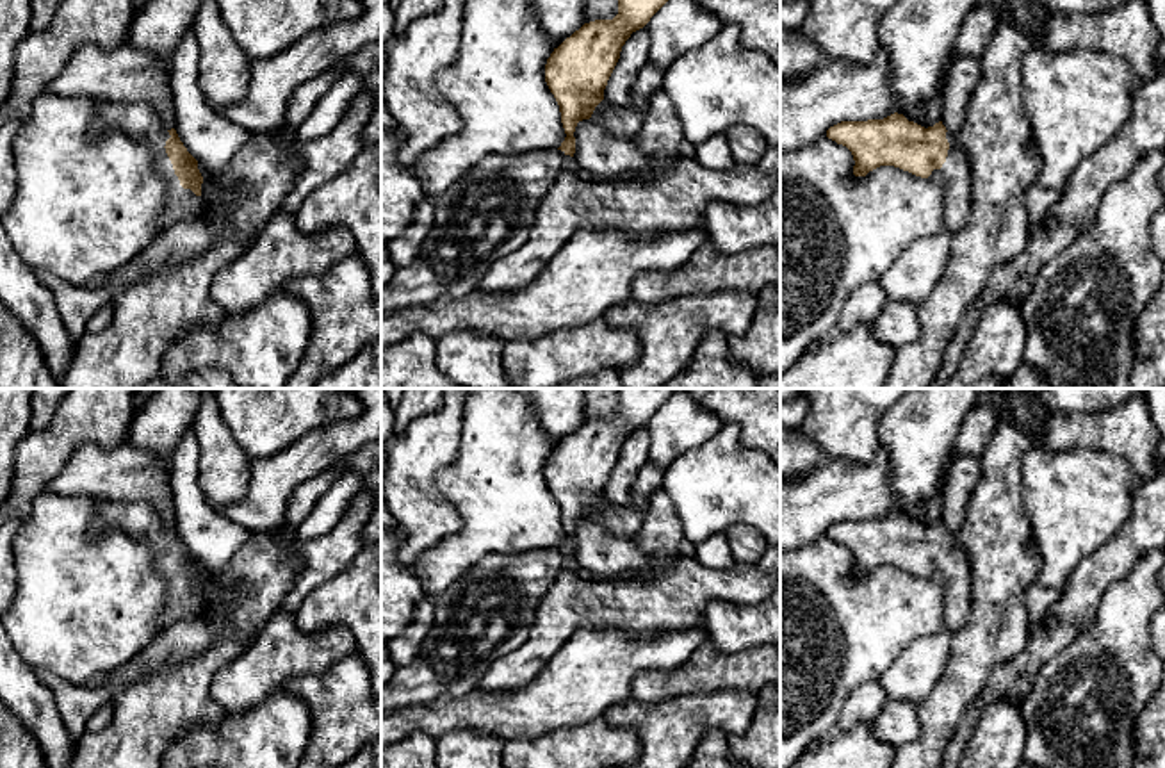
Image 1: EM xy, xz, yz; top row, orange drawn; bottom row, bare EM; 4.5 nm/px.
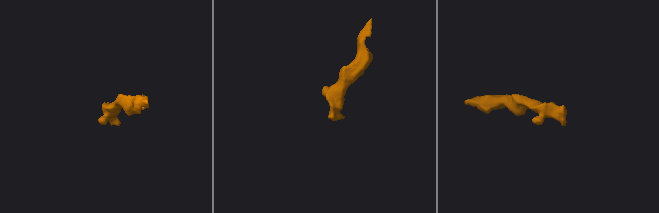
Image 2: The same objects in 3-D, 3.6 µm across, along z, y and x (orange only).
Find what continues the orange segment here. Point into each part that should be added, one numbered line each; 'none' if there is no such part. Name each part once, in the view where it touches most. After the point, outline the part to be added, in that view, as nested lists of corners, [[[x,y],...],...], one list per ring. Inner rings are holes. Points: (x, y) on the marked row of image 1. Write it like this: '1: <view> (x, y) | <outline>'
1: xy (141, 122) | [[[98,102],[98,112],[87,134],[89,137],[100,137],[109,130],[121,130],[132,137],[141,137],[151,146],[167,192],[166,212],[160,219],[162,232],[180,221],[189,221],[201,216],[203,200],[191,189],[183,189],[180,185],[164,148],[171,135],[160,118],[150,107],[137,103]]]

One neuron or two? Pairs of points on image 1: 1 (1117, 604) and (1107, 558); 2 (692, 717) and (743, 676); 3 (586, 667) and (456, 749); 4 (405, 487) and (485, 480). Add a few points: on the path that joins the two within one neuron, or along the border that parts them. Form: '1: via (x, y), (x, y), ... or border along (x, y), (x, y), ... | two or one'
1: border along (1142, 556), (1123, 578), (1107, 588), (1092, 622) | two
2: border along (756, 692), (709, 690), (684, 695) | two
3: border along (439, 736), (449, 731), (472, 731), (505, 738) | two
4: border along (458, 446), (437, 474), (437, 487), (462, 519) | two

